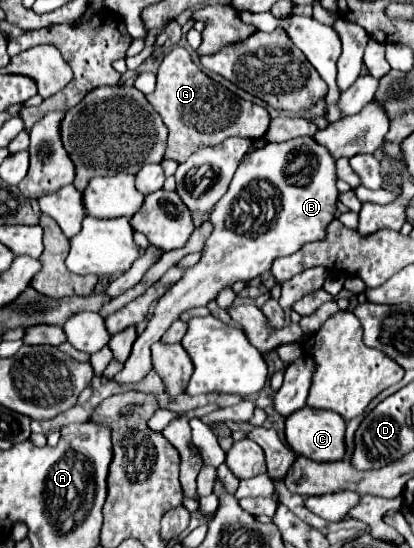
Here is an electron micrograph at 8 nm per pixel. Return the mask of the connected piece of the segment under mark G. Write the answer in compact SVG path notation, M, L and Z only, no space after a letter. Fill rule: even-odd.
M175 46L165 54L157 70L155 90L145 98L155 108L155 112L161 114L163 122L169 128L167 150L163 158L175 160L179 164L185 162L193 150L203 146L217 146L229 136L241 136L249 140L263 138L271 122L269 112L263 106L239 98L203 74L199 66L193 64L189 52L181 46Z

